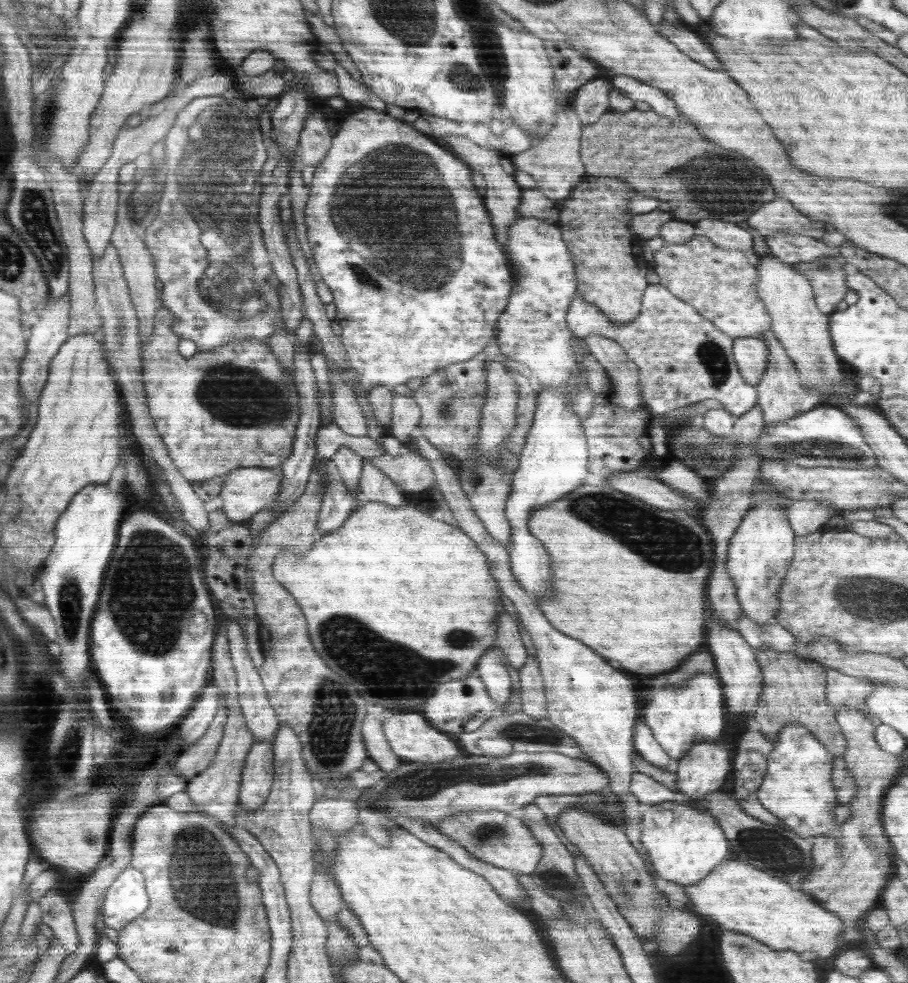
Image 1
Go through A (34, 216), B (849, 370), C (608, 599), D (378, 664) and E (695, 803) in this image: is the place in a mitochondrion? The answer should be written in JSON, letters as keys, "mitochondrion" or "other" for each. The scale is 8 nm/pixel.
{"A":"mitochondrion","B":"other","C":"other","D":"mitochondrion","E":"other"}

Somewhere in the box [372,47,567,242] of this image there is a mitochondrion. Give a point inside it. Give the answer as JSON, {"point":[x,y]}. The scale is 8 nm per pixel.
{"point":[468,79]}

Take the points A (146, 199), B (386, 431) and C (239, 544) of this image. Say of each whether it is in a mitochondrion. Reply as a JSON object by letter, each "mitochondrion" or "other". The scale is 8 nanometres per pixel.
{"A":"mitochondrion","B":"other","C":"other"}

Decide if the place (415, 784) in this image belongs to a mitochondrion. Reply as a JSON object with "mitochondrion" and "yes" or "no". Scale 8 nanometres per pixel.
{"mitochondrion":"yes"}

